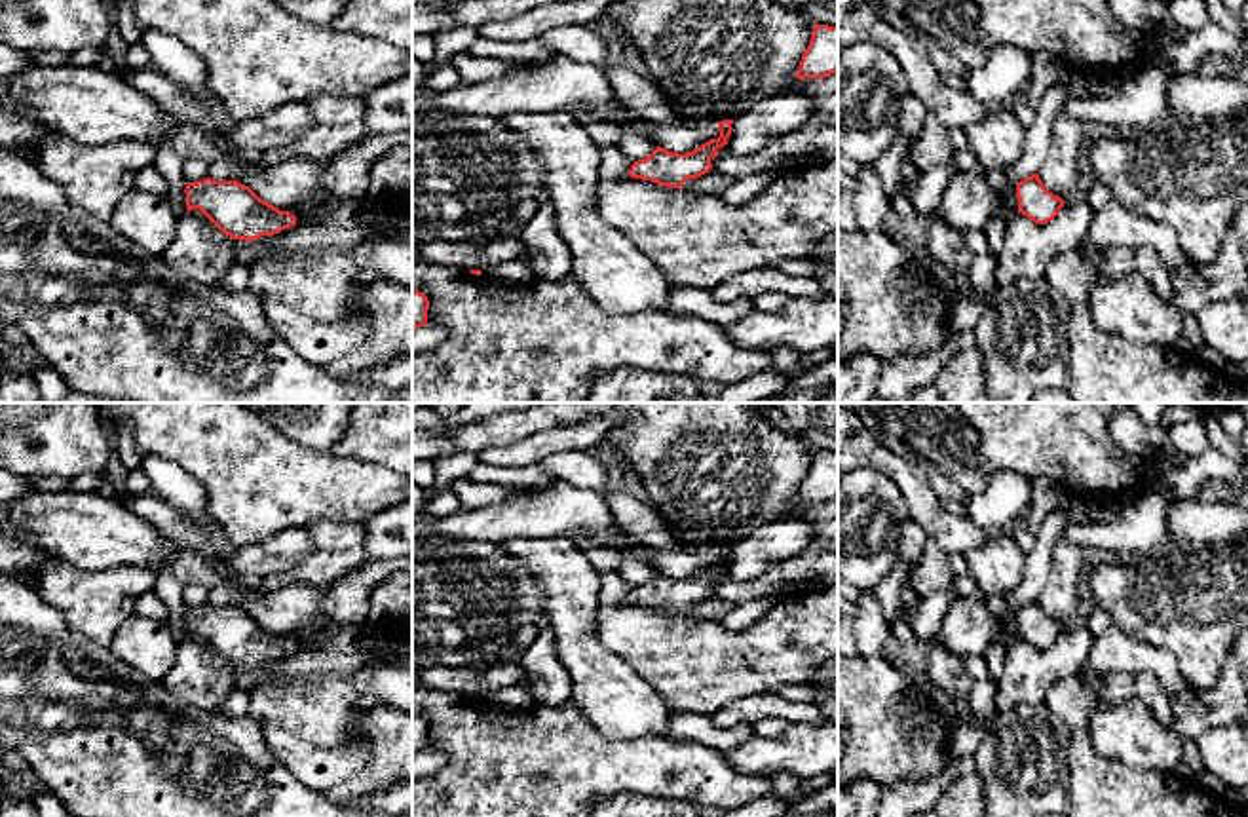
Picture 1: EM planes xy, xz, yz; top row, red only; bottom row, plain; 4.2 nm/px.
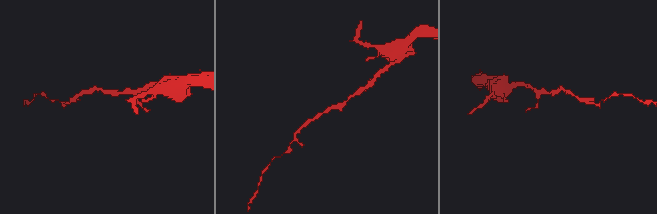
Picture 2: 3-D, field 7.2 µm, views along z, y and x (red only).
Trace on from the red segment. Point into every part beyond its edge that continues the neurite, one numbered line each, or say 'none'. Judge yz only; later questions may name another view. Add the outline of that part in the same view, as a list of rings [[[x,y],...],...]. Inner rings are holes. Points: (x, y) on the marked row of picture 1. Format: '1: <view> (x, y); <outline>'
none

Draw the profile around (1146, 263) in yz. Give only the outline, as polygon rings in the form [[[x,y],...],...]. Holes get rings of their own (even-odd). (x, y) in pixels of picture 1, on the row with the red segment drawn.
[[[1140,249],[1134,253],[1134,272],[1147,279],[1155,294],[1176,302],[1172,276],[1163,266],[1161,258],[1155,256],[1149,249]]]

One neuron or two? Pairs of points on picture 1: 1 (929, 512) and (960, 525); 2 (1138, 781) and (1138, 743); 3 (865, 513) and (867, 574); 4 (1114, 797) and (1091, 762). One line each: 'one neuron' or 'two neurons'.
1: one neuron
2: two neurons
3: one neuron
4: one neuron

